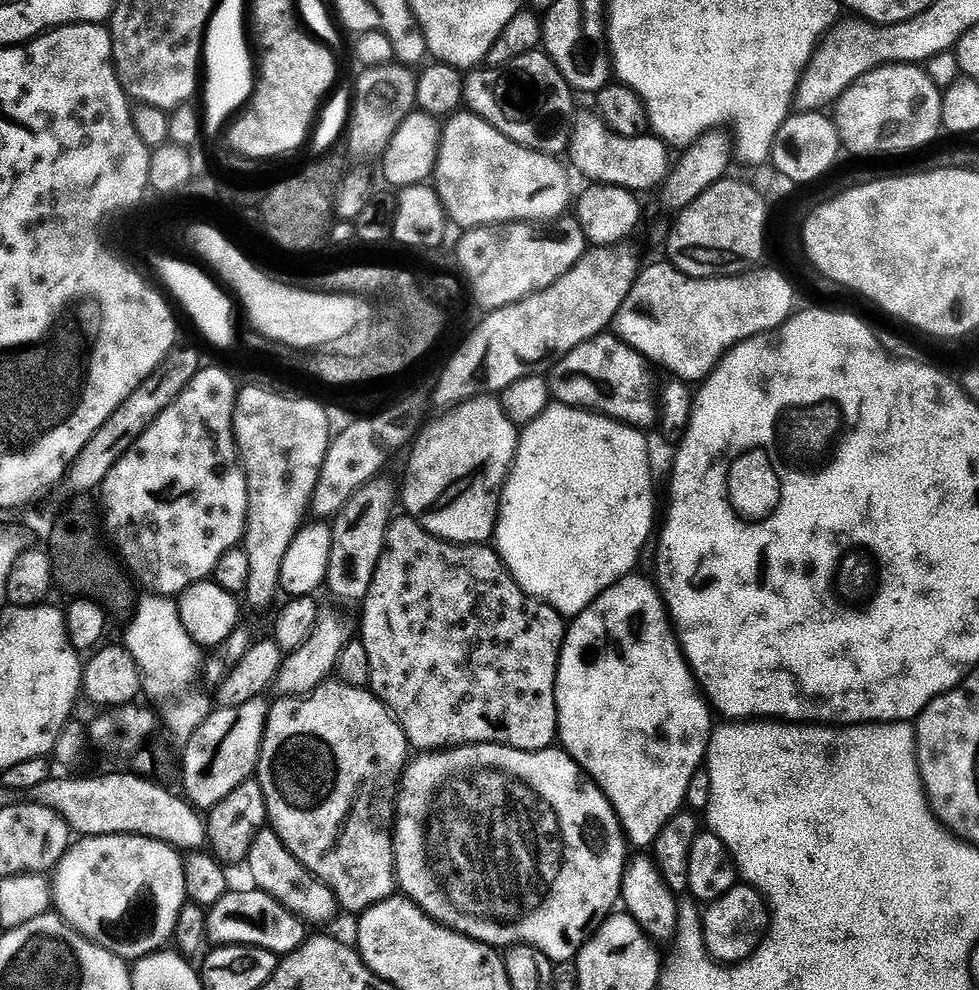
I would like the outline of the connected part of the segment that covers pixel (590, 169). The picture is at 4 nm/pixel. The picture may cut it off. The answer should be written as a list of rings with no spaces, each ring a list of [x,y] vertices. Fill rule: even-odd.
[[[595,110],[577,111],[572,125],[572,137],[568,139],[567,155],[572,156],[571,167],[594,184],[613,184],[628,188],[631,192],[644,194],[647,188],[659,189],[669,171],[668,152],[663,140],[652,134],[638,138],[626,138],[613,132],[607,122]]]

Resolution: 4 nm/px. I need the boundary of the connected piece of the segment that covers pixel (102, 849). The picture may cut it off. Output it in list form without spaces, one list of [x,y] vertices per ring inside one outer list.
[[[86,836],[77,839],[69,847],[68,852],[60,859],[50,876],[50,889],[52,891],[52,903],[55,915],[66,921],[75,932],[92,940],[98,946],[113,952],[115,956],[121,956],[126,962],[135,962],[146,958],[150,954],[161,951],[164,944],[173,939],[176,934],[176,923],[178,914],[186,903],[186,878],[184,877],[184,861],[181,853],[173,848],[171,844],[163,844],[160,840],[146,838],[145,836]]]

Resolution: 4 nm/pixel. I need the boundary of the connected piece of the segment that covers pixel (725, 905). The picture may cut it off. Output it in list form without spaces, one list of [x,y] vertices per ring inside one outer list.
[[[738,882],[726,894],[722,894],[722,898],[711,901],[705,908],[708,909],[702,915],[704,945],[709,957],[718,964],[731,966],[750,959],[768,934],[768,905],[758,889],[751,888],[749,884]]]

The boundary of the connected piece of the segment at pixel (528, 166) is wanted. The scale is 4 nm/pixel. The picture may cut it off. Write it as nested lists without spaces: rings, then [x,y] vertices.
[[[464,110],[453,115],[443,125],[440,152],[436,156],[434,187],[440,201],[444,203],[444,211],[447,212],[449,221],[453,225],[461,224],[461,229],[464,230],[498,224],[537,222],[536,220],[556,222],[567,213],[564,212],[567,208],[569,211],[574,200],[572,184],[568,181],[569,169],[564,169],[560,163],[557,157],[518,146],[480,116],[473,116],[471,112]]]

